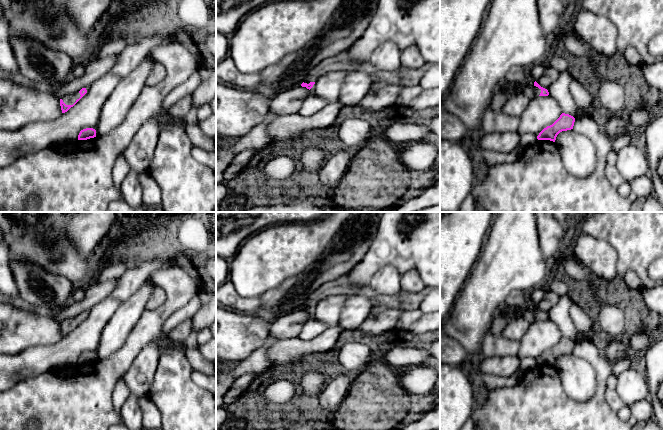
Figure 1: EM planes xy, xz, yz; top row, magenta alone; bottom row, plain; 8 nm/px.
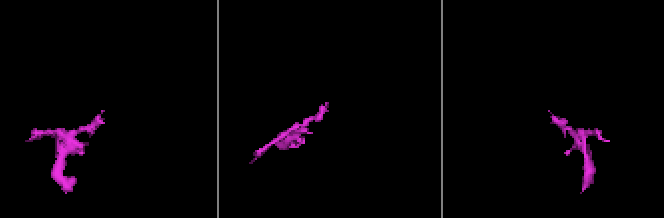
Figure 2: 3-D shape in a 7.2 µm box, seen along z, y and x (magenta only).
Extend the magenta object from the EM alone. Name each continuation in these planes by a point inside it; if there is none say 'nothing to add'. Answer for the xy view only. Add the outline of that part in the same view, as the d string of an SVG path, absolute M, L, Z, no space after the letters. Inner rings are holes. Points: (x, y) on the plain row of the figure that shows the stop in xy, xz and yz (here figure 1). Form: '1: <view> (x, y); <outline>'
1: xy (70, 323); M78 315L78 316L68 318L66 320L64 320L62 322L62 324L66 329L73 329L76 326L76 324L80 322L80 320L81 319L80 319L80 317Z

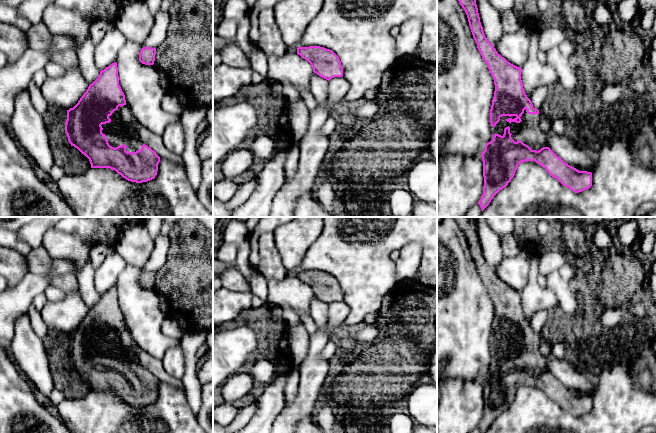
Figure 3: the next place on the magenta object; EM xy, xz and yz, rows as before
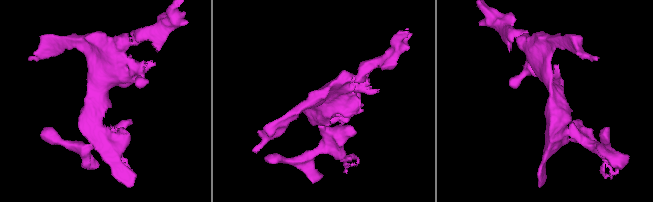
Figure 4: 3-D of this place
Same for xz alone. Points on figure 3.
nothing to add

